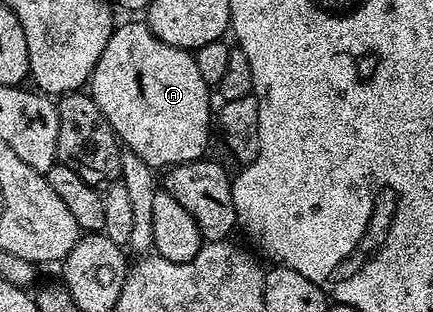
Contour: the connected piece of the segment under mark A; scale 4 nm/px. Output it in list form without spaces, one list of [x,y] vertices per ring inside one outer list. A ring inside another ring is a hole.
[[[144,21],[125,22],[122,26],[120,23],[114,29],[111,40],[107,40],[107,48],[103,48],[103,56],[99,56],[95,64],[87,83],[87,90],[92,94],[95,104],[99,104],[99,112],[103,112],[107,124],[111,124],[124,149],[135,152],[135,156],[139,156],[139,160],[143,160],[149,166],[168,168],[206,157],[209,126],[211,130],[211,87],[203,80],[190,51],[180,50],[159,40],[149,31]]]

